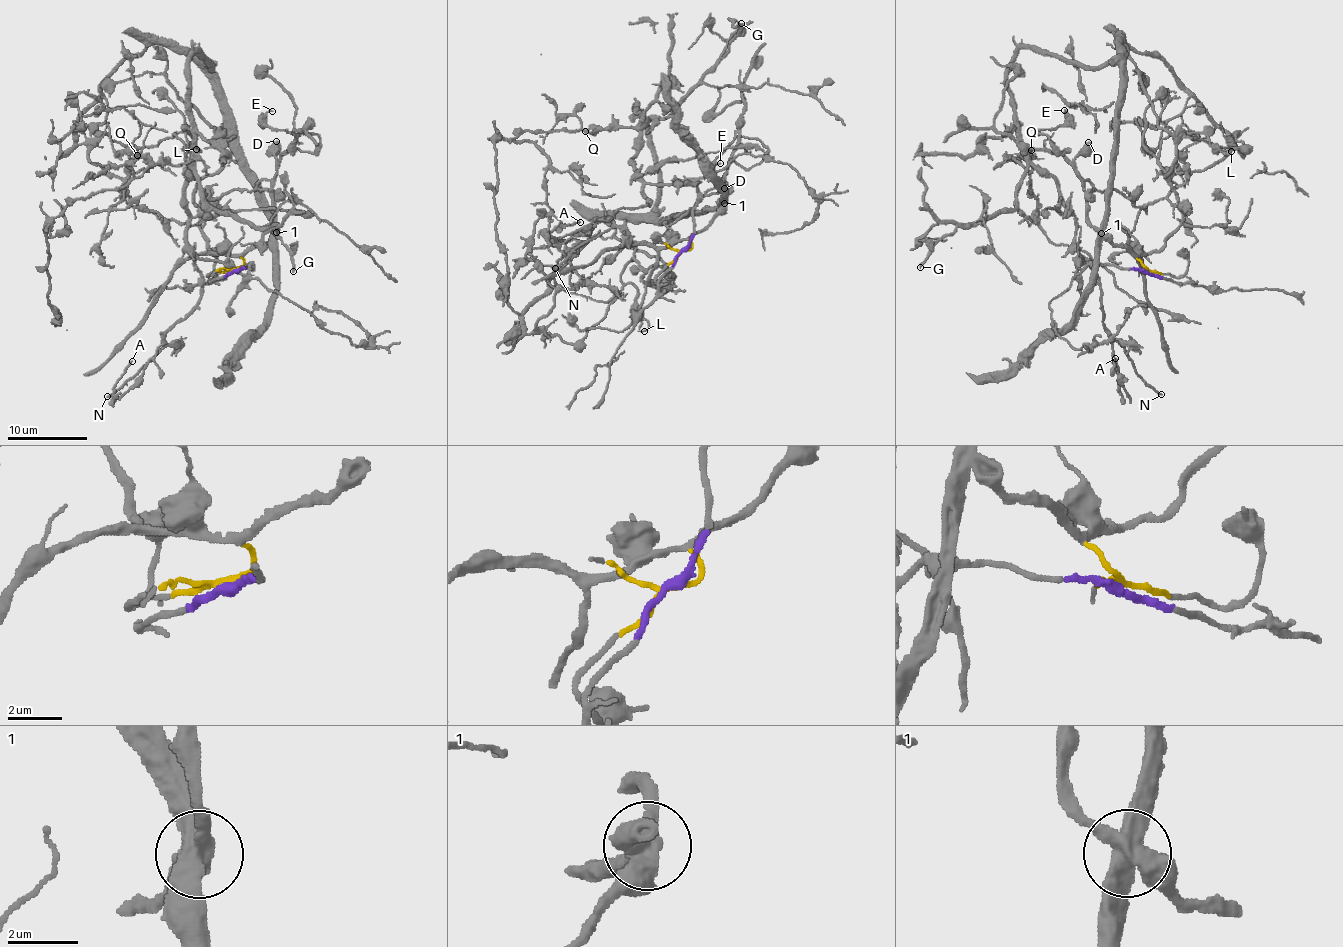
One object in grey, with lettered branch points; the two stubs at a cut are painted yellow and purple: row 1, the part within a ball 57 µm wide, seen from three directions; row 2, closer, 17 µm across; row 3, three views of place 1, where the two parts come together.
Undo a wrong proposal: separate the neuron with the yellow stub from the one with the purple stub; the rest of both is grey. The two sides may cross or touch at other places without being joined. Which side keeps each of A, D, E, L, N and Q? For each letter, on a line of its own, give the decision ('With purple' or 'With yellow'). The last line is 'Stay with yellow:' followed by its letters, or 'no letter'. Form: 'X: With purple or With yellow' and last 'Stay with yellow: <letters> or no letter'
A: With purple
D: With yellow
E: With yellow
L: With yellow
N: With purple
Q: With purple
Stay with yellow: D, E, L

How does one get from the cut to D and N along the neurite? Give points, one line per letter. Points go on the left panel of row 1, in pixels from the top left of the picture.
D: (235, 269), (243, 263), (247, 252), (263, 246), (277, 232), (273, 215), (277, 140)
N: (235, 269), (249, 265), (245, 275), (198, 259), (200, 301), (106, 397)

